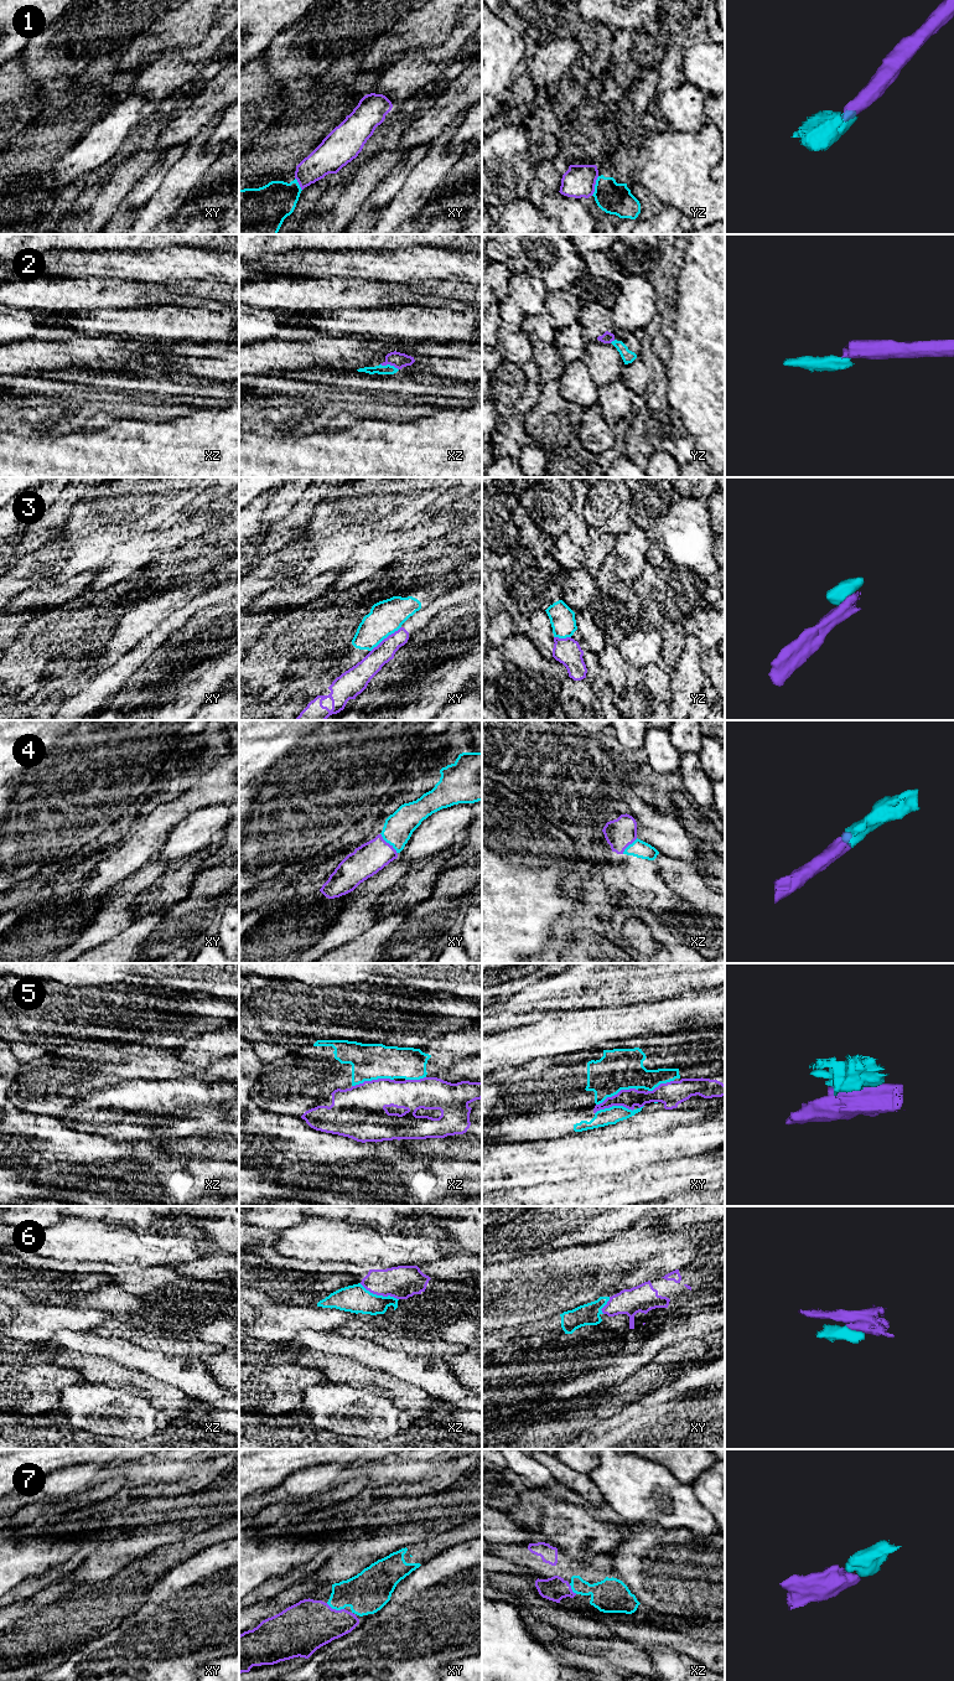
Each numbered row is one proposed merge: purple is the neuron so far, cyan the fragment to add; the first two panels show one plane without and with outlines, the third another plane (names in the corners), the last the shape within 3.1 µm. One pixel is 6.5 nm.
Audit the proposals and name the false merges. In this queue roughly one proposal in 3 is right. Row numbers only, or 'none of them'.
1, 2, 3, 5, 6

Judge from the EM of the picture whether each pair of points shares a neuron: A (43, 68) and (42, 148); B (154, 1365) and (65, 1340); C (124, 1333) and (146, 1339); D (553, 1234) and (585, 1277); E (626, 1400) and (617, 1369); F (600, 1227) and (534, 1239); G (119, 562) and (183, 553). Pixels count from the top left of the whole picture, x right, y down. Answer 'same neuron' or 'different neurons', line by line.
A: same neuron
B: same neuron
C: same neuron
D: different neurons
E: different neurons
F: same neuron
G: different neurons

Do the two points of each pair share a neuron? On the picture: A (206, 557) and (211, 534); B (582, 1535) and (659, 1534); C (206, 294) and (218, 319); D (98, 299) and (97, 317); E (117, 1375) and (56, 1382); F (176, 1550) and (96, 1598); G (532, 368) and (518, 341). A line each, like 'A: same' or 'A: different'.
A: same
B: different
C: different
D: different
E: different
F: same
G: different

